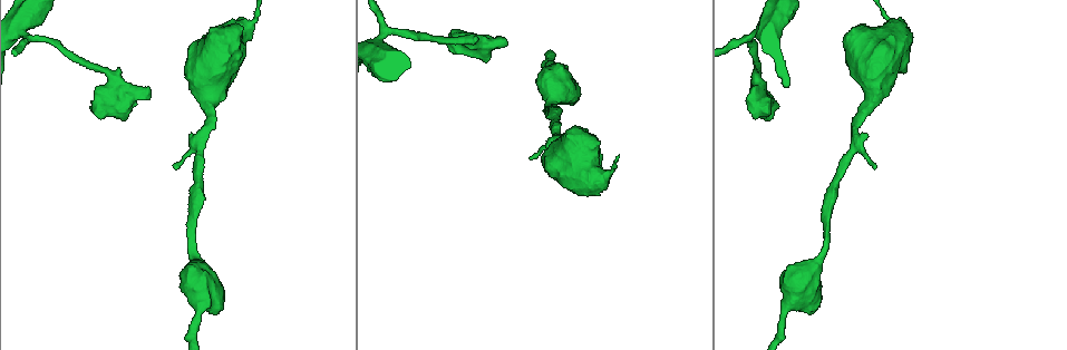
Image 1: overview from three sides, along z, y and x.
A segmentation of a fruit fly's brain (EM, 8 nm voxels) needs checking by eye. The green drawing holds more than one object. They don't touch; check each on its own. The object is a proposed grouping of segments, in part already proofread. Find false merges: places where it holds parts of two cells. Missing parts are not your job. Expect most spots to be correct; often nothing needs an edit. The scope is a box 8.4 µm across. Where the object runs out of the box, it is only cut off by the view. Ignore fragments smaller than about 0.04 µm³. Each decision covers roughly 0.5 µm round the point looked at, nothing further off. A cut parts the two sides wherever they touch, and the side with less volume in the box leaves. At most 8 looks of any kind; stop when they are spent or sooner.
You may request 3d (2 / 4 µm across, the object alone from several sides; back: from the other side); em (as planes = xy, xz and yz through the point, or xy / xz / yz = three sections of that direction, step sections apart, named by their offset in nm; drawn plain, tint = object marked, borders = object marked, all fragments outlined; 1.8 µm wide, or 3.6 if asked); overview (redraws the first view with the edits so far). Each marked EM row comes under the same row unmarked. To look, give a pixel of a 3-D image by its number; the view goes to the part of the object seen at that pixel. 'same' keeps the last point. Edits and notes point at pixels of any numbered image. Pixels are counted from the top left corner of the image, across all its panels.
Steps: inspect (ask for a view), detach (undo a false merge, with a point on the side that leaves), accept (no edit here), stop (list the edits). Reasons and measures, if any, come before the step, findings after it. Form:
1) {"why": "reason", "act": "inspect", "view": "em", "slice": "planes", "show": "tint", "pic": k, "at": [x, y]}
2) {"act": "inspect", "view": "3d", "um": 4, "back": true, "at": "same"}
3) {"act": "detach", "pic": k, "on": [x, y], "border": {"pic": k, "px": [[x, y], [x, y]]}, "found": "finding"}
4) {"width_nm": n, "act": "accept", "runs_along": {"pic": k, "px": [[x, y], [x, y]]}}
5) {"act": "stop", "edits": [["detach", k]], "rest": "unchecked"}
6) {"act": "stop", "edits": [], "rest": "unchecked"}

{"why": "abrupt turn", "act": "inspect", "view": "em", "slice": "xy", "step": 16, "show": "tint", "pic": 1, "at": [113, 95]}

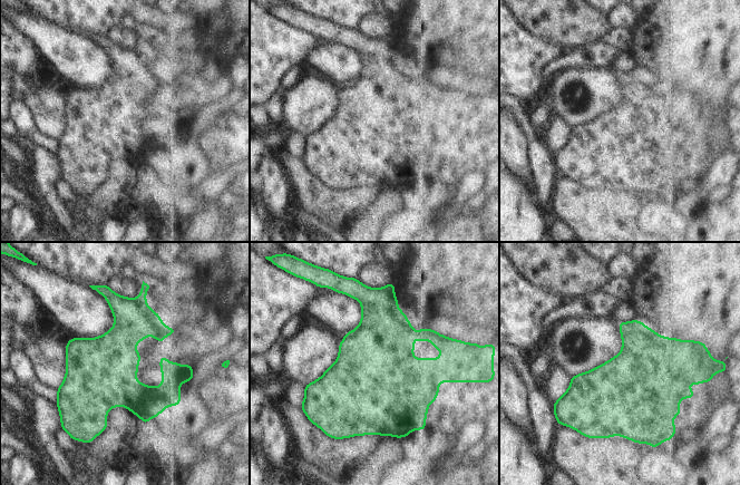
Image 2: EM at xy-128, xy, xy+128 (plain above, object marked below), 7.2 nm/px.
{"why": "another direction", "act": "inspect", "view": "em", "slice": "planes", "show": "borders", "at": "same"}

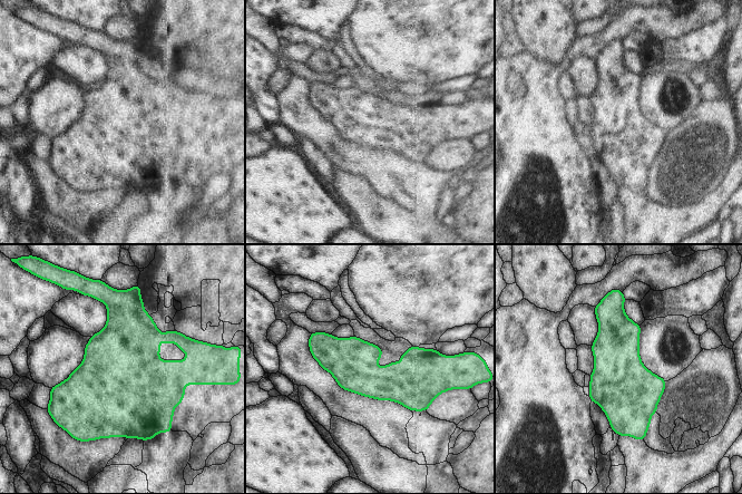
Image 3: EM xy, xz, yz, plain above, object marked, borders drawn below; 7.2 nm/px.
{"act": "accept", "runs_along": {"pic": 3, "px": [[311, 340], [362, 375], [437, 364]]}, "found": "continuous, no second cell"}

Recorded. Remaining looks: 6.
{"why": "sharp bend", "act": "inspect", "view": "3d", "um": 4, "pic": 1, "at": [761, 29]}

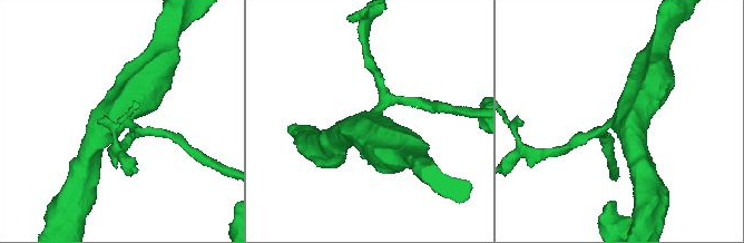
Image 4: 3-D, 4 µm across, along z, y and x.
{"act": "inspect", "view": "em", "um": 3.6, "slice": "xz", "step": 4, "show": "tint", "pic": 4, "at": [374, 116]}

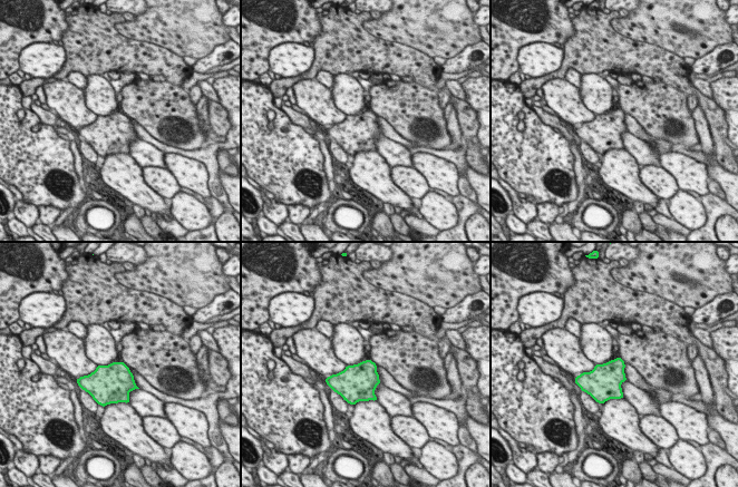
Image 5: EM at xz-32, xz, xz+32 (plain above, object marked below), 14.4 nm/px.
{"why": "another direction", "act": "inspect", "view": "em", "um": 3.6, "slice": "planes", "show": "tint", "at": "same"}

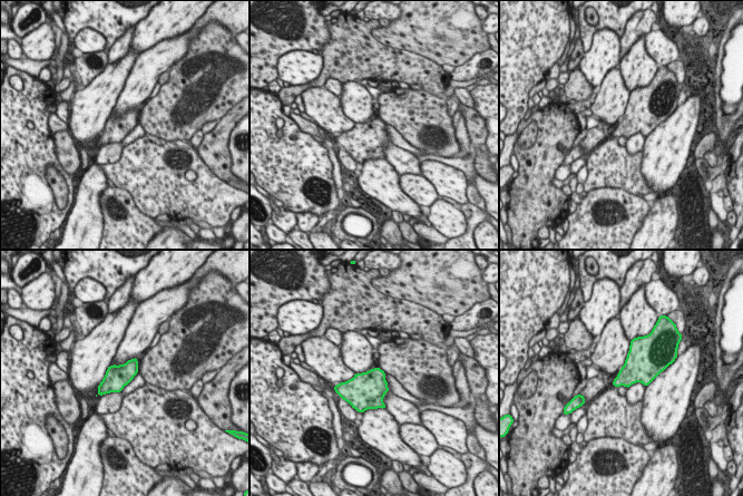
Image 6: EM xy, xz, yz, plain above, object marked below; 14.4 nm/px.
{"width_nm": 360, "act": "accept", "found": "all the same cell"}

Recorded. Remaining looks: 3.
{"why": "calibre changes", "act": "inspect", "view": "3d", "um": 4, "back": true, "pic": 1, "at": [593, 179]}

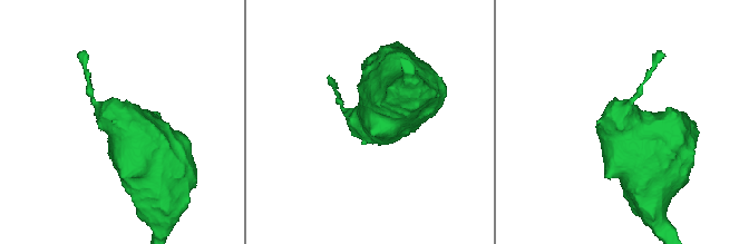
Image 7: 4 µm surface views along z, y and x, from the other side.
{"why": "now the EM", "act": "inspect", "view": "em", "um": 3.6, "slice": "planes", "show": "tint", "pic": 7, "at": [623, 120]}

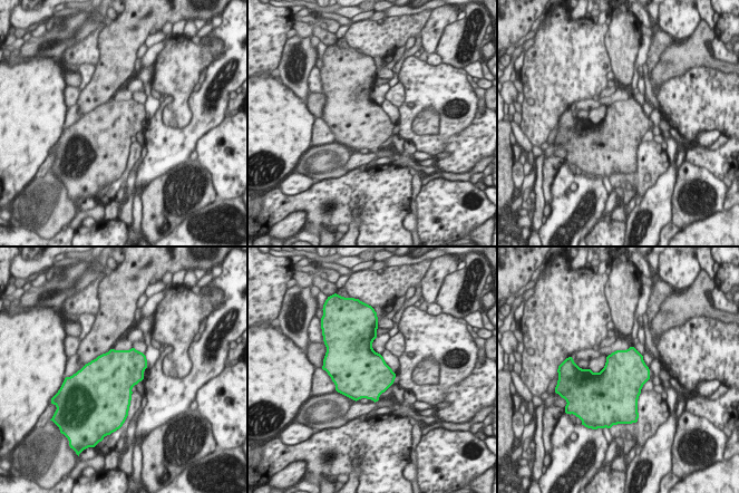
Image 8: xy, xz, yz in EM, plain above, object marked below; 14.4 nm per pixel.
{"act": "accept", "found": "continuous, no second cell"}

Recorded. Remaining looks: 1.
{"why": "thick turns thin", "act": "inspect", "view": "em", "slice": "planes", "show": "tint", "pic": 1, "at": [190, 234]}

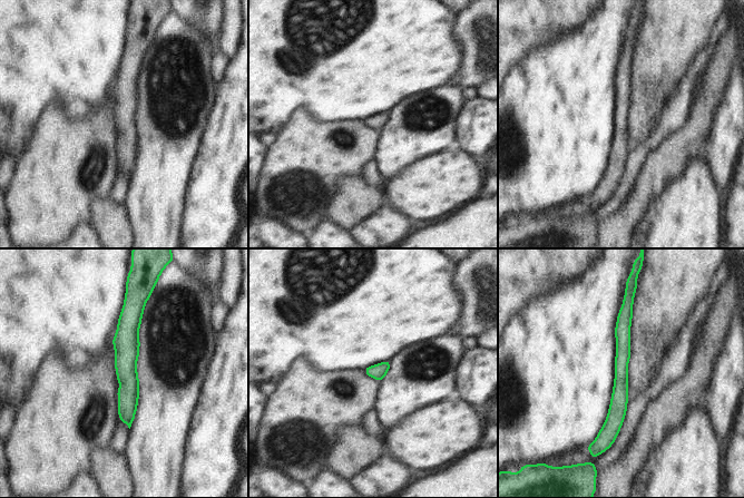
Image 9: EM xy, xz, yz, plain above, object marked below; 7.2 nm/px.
{"act": "accept", "runs_along": {"pic": 9, "px": [[628, 306], [610, 439]]}, "found": "continuous, no second cell"}

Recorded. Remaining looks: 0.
{"act": "stop", "edits": [], "rest": "unchecked"}

